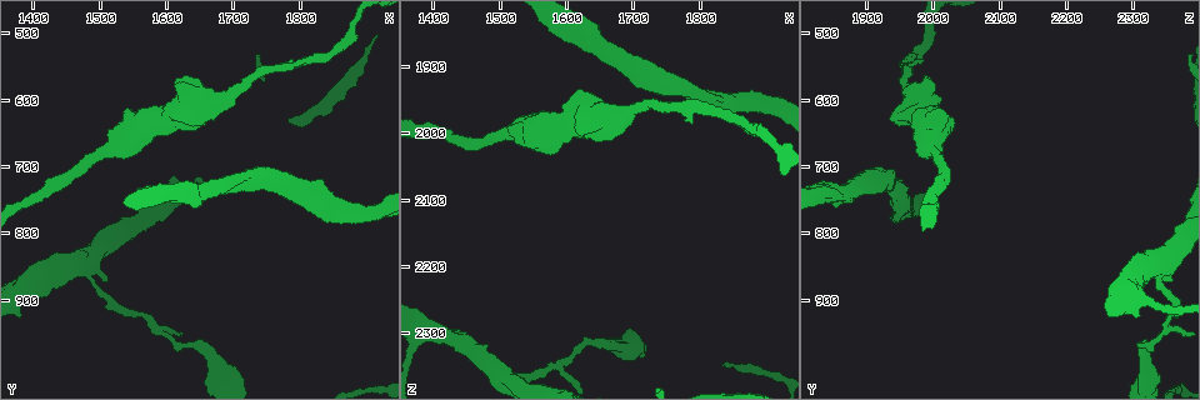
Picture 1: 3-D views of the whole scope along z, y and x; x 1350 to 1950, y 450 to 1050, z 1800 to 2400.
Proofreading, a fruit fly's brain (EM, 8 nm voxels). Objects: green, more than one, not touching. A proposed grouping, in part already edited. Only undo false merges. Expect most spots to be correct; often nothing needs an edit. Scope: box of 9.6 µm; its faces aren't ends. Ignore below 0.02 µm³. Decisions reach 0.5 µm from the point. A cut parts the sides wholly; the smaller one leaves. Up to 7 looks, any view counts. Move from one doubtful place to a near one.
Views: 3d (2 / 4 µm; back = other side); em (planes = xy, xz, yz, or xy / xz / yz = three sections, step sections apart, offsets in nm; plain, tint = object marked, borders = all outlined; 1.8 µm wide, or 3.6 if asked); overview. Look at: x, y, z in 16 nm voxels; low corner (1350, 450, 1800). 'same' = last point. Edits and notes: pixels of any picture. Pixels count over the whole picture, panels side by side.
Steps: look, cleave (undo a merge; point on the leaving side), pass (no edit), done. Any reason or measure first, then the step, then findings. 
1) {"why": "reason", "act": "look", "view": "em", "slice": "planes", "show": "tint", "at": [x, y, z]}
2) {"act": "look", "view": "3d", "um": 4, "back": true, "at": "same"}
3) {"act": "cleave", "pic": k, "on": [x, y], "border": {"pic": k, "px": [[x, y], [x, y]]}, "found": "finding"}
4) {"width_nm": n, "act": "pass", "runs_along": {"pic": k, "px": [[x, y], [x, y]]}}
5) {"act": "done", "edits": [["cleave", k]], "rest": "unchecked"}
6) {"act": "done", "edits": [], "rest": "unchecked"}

{"why": "thick turns thin", "act": "look", "view": "3d", "um": 4, "at": [1675, 985, 2315]}

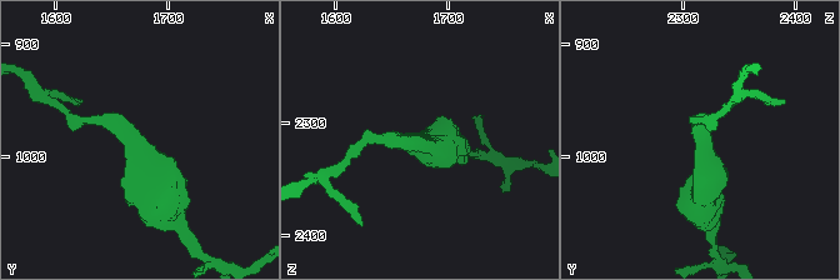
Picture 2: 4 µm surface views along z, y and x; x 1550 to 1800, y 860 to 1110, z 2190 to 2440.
{"arm_widths_nm": [170, 440], "act": "look", "view": "em", "slice": "xz", "step": 8, "show": "borders", "at": [1678, 988, 2318]}

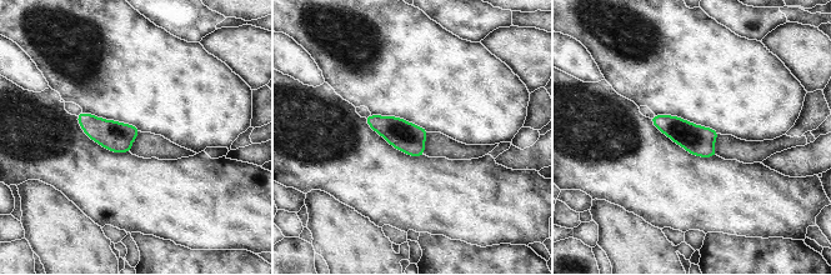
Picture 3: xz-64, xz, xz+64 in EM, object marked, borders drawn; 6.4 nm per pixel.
{"act": "look", "view": "em", "slice": "planes", "show": "borders", "at": "same"}

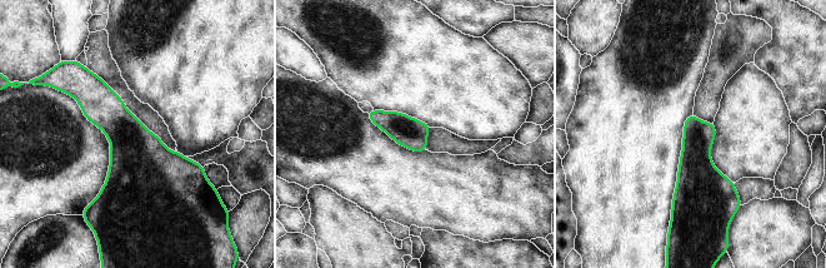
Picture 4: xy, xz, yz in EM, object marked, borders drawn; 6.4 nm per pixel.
{"width_nm": 200, "act": "pass", "found": "continuous, no second neuron"}

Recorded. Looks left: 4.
{"why": "two arms in line, one across", "act": "look", "view": "3d", "um": 4, "at": [1470, 855, 2335]}

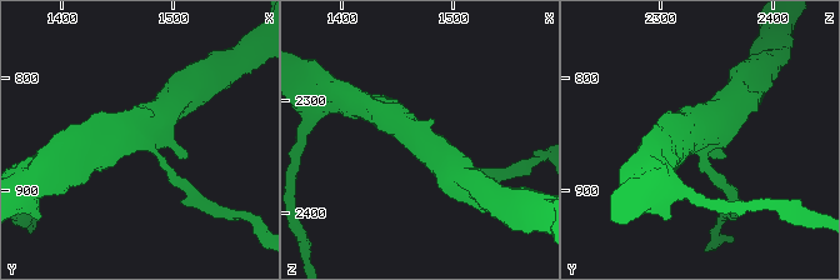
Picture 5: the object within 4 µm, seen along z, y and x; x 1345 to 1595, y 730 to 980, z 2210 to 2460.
{"why": "need the tissue", "act": "look", "view": "em", "slice": "planes", "show": "tint", "at": [1470, 850, 2336]}

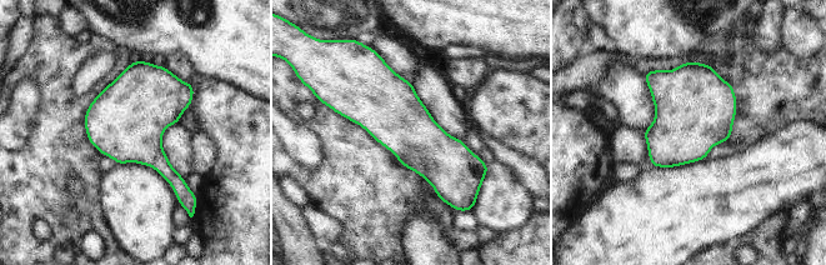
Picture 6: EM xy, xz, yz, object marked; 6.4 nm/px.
{"act": "pass", "found": "continuous, no second neuron"}

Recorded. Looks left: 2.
{"why": "sudden change in width", "act": "look", "view": "em", "um": 3.6, "slice": "planes", "show": "plain", "at": [1520, 675, 1995]}

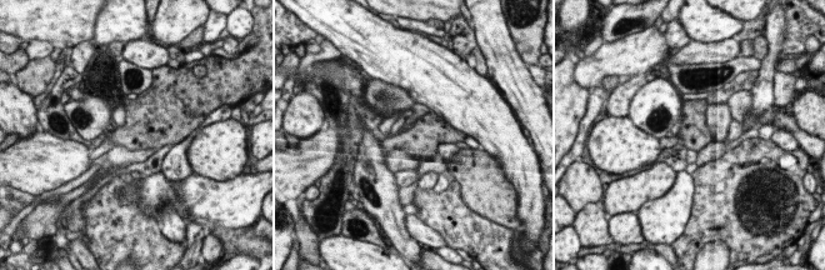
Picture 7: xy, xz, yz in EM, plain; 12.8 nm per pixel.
{"act": "look", "view": "em", "um": 3.6, "slice": "planes", "show": "tint", "at": "same"}

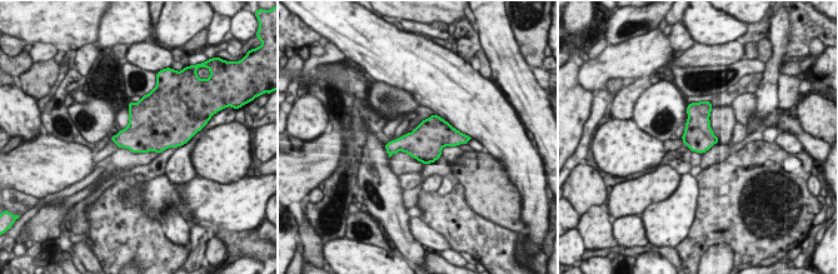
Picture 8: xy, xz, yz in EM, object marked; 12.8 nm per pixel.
{"act": "pass", "found": "continuous, no second neuron"}

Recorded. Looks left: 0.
{"act": "done", "edits": [], "rest": "unchecked"}

